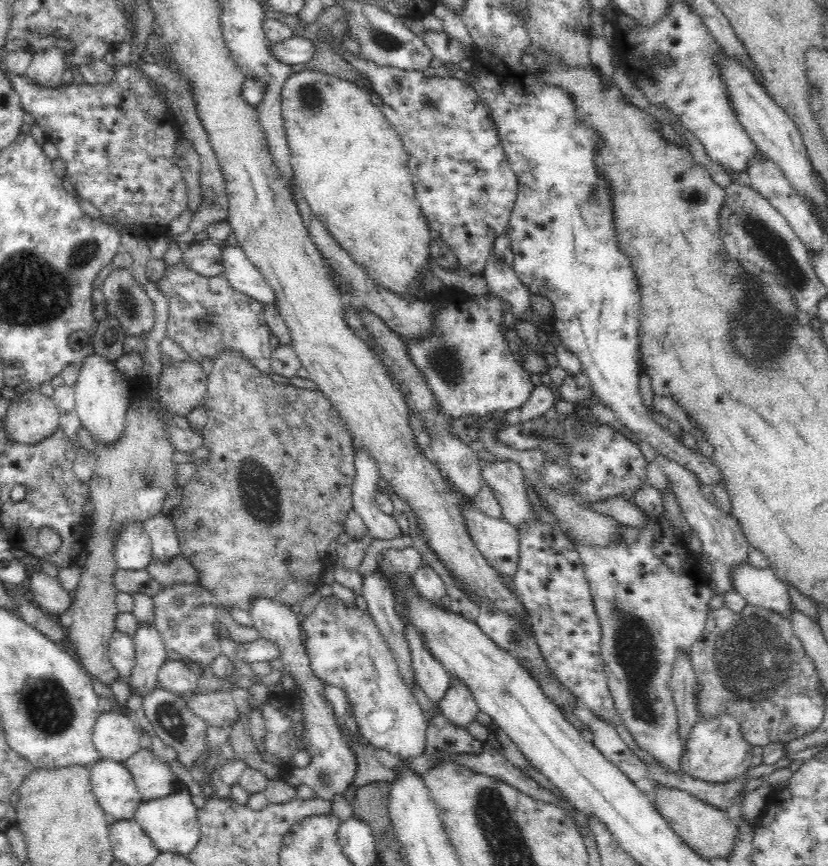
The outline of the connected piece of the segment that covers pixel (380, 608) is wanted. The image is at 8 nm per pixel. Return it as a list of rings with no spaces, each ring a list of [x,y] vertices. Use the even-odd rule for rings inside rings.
[[[378,570],[360,574],[360,577],[362,577],[361,595],[366,601],[367,610],[389,644],[401,677],[410,685],[415,681],[414,669],[410,662],[410,647],[402,635],[404,620],[394,611],[393,596],[388,583]]]

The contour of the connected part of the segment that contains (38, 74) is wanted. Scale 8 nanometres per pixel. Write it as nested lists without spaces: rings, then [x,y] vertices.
[[[46,48],[32,54],[25,75],[38,84],[54,88],[62,82],[62,72],[66,68],[66,53],[59,48]]]

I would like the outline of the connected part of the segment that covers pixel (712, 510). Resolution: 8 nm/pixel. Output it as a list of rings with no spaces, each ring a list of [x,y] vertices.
[[[658,455],[657,460],[662,466],[667,479],[672,482],[672,488],[682,509],[683,516],[690,528],[694,528],[694,531],[698,533],[698,537],[703,544],[703,550],[700,552],[701,560],[708,561],[712,565],[712,572],[706,575],[706,584],[718,595],[732,591],[730,568],[734,568],[742,562],[748,562],[748,548],[751,548],[751,544],[741,530],[739,521],[730,515],[724,514],[701,493],[702,486],[692,471],[684,469],[684,467],[664,457],[664,455]]]

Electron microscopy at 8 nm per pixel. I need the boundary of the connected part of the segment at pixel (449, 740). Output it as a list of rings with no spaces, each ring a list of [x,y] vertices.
[[[438,703],[426,722],[427,749],[446,754],[481,754],[485,742],[475,740],[465,727],[456,726],[445,717]]]

